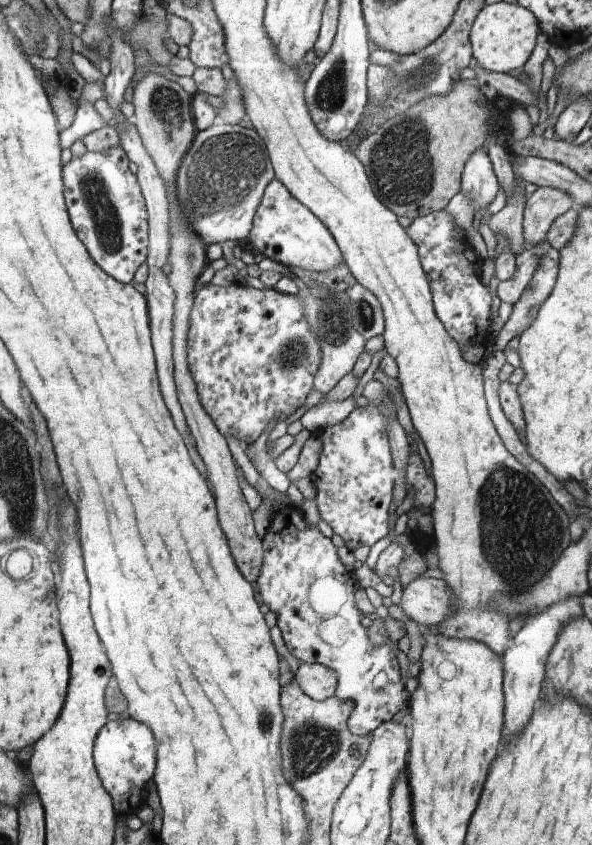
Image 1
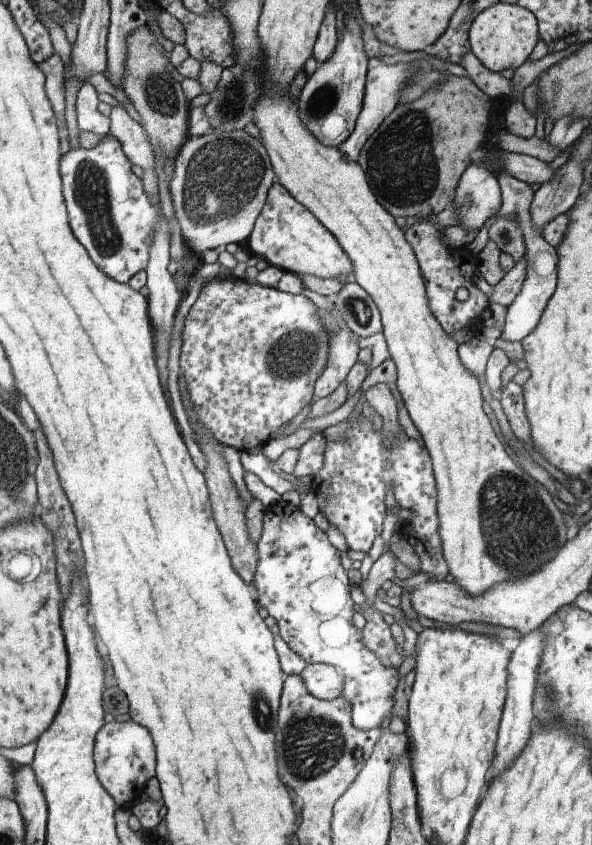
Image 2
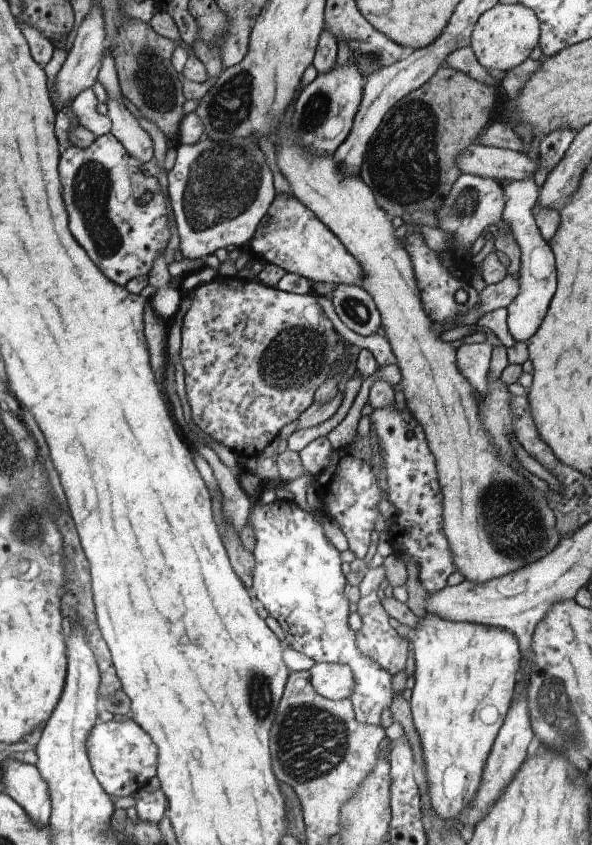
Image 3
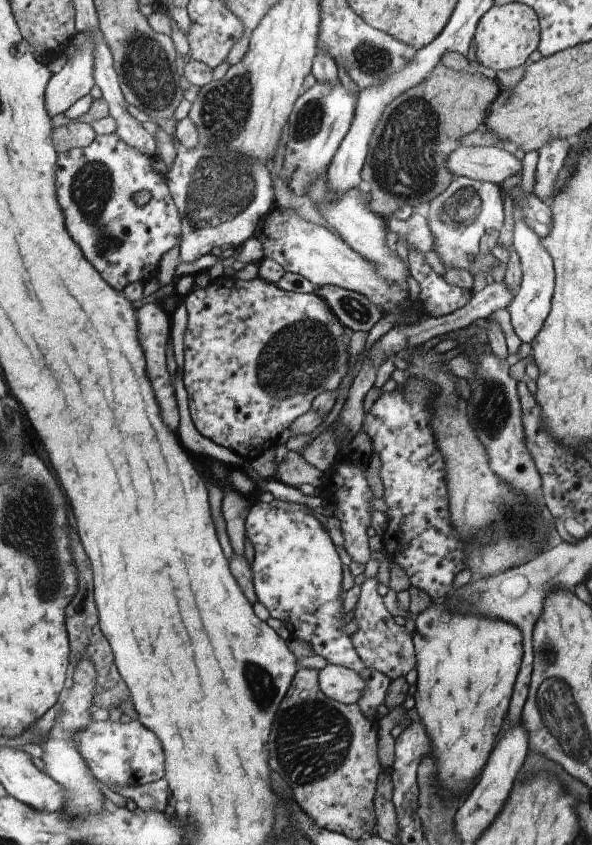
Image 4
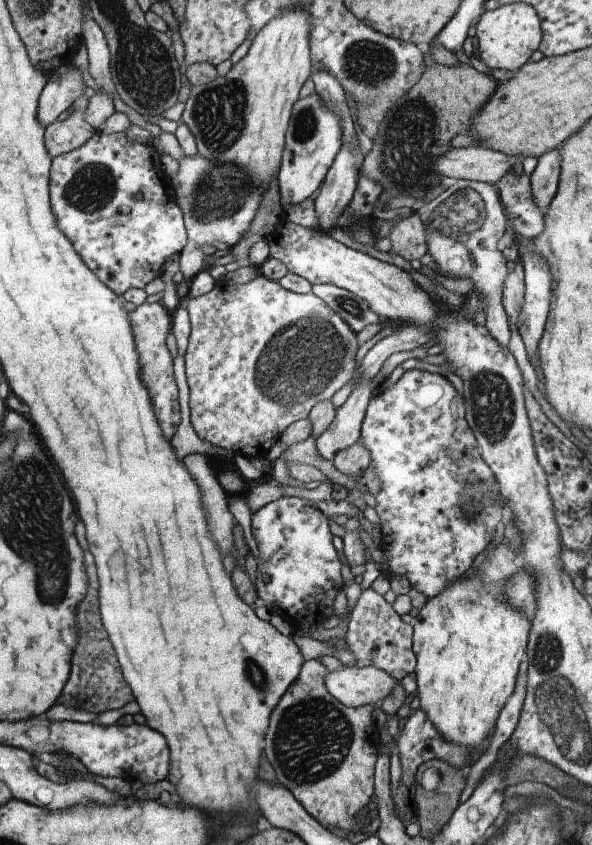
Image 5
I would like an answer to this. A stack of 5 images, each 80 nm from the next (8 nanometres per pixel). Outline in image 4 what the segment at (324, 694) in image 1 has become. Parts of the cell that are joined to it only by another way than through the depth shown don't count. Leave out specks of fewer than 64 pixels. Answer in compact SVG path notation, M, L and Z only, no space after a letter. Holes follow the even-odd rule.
M330 663L320 669L320 688L337 702L353 704L362 697L365 680L349 667Z

